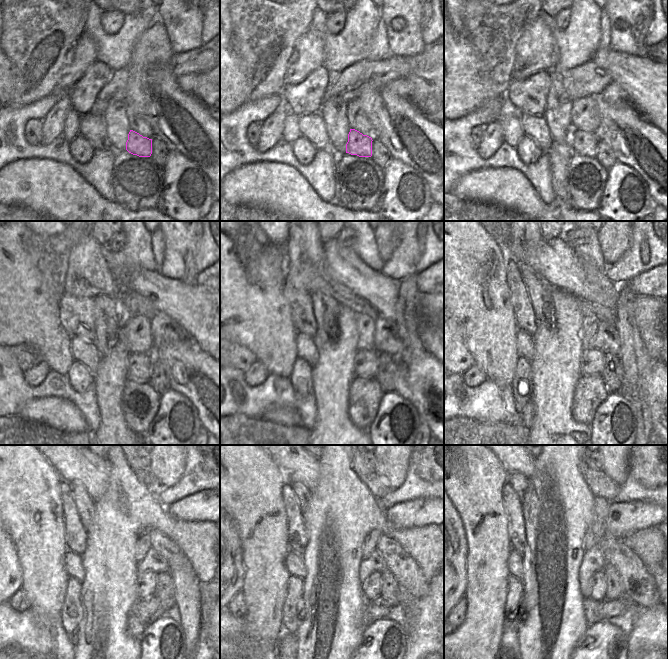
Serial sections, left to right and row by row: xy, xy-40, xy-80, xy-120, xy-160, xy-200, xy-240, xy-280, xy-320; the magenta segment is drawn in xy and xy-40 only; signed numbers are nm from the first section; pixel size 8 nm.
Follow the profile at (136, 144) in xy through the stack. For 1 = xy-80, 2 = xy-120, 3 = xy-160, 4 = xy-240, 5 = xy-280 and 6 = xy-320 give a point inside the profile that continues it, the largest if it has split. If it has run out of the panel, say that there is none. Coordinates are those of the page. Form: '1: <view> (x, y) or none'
1: xy-80 (584, 143)
2: xy-120 (139, 364)
3: xy-160 (366, 360)
4: xy-240 (145, 582)
5: xy-280 (371, 586)
6: xy-320 (598, 581)

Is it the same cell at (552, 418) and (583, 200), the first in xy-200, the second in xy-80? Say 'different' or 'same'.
different

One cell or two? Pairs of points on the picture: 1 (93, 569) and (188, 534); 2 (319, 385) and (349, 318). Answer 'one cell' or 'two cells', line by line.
1: one cell
2: one cell

